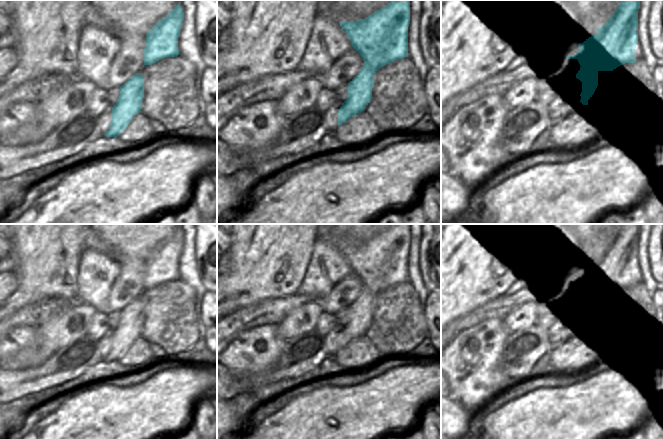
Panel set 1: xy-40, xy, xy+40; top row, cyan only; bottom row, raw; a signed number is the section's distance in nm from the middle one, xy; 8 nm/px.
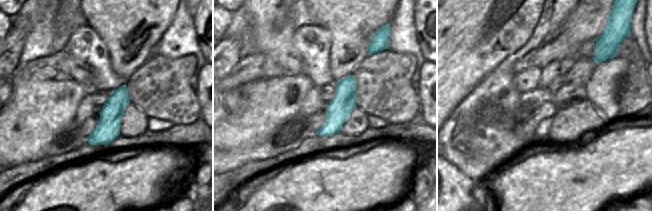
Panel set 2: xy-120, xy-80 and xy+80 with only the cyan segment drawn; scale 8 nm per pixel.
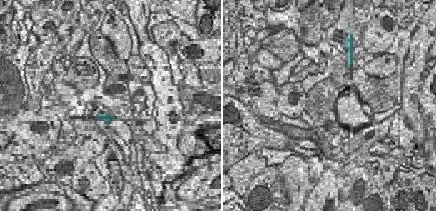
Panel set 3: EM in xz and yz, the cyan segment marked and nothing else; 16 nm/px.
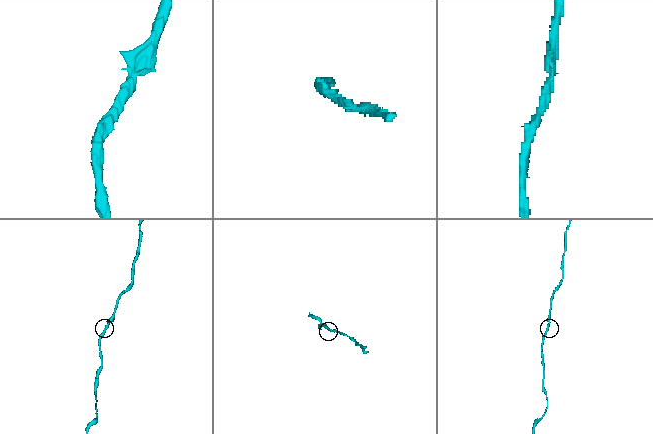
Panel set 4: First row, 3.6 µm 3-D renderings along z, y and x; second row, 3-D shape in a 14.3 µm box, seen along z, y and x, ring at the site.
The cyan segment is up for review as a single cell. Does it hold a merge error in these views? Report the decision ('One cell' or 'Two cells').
One cell.

